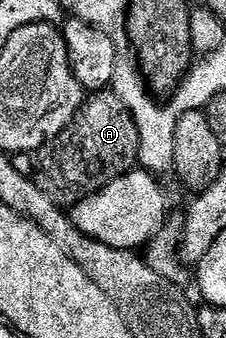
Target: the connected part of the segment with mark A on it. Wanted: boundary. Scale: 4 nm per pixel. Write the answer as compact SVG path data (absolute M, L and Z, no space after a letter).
M104 90L88 95L65 130L38 149L33 179L54 204L74 206L132 171L138 158L137 126L121 98L115 92Z

